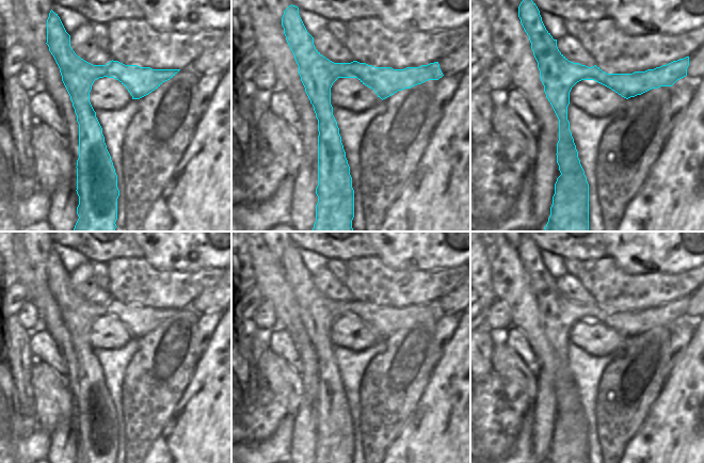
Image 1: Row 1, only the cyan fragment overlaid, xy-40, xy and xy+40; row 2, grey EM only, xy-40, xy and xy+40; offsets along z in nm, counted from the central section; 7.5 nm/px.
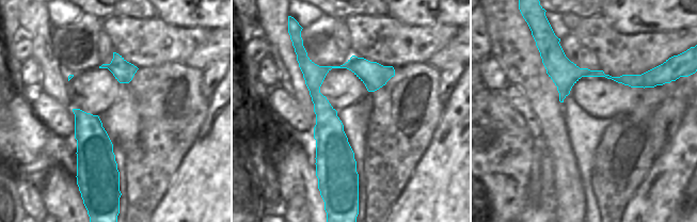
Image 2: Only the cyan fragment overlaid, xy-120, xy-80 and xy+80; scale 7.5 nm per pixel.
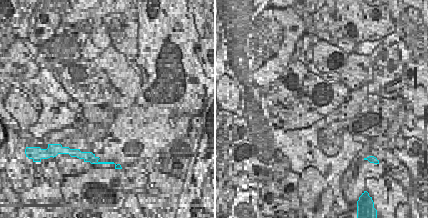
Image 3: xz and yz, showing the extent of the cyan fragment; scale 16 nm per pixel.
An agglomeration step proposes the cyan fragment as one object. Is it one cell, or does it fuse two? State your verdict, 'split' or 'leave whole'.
leave whole

